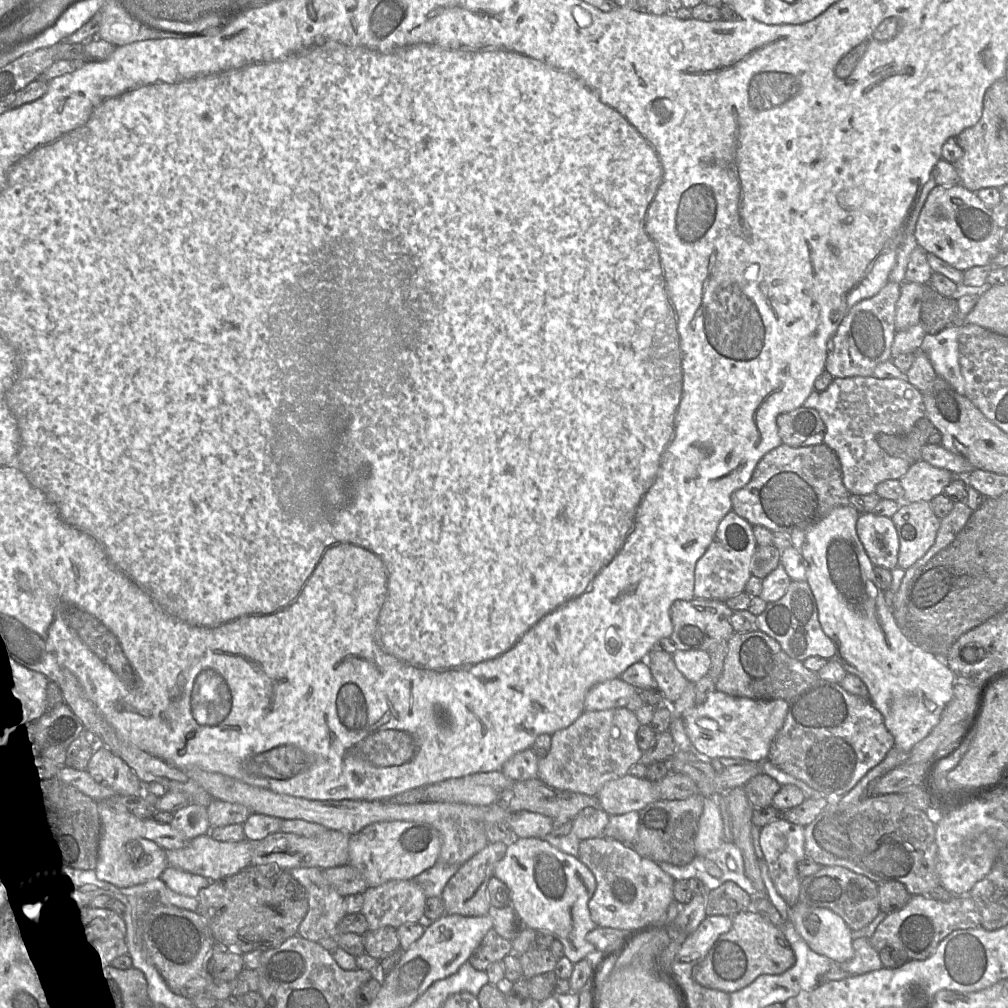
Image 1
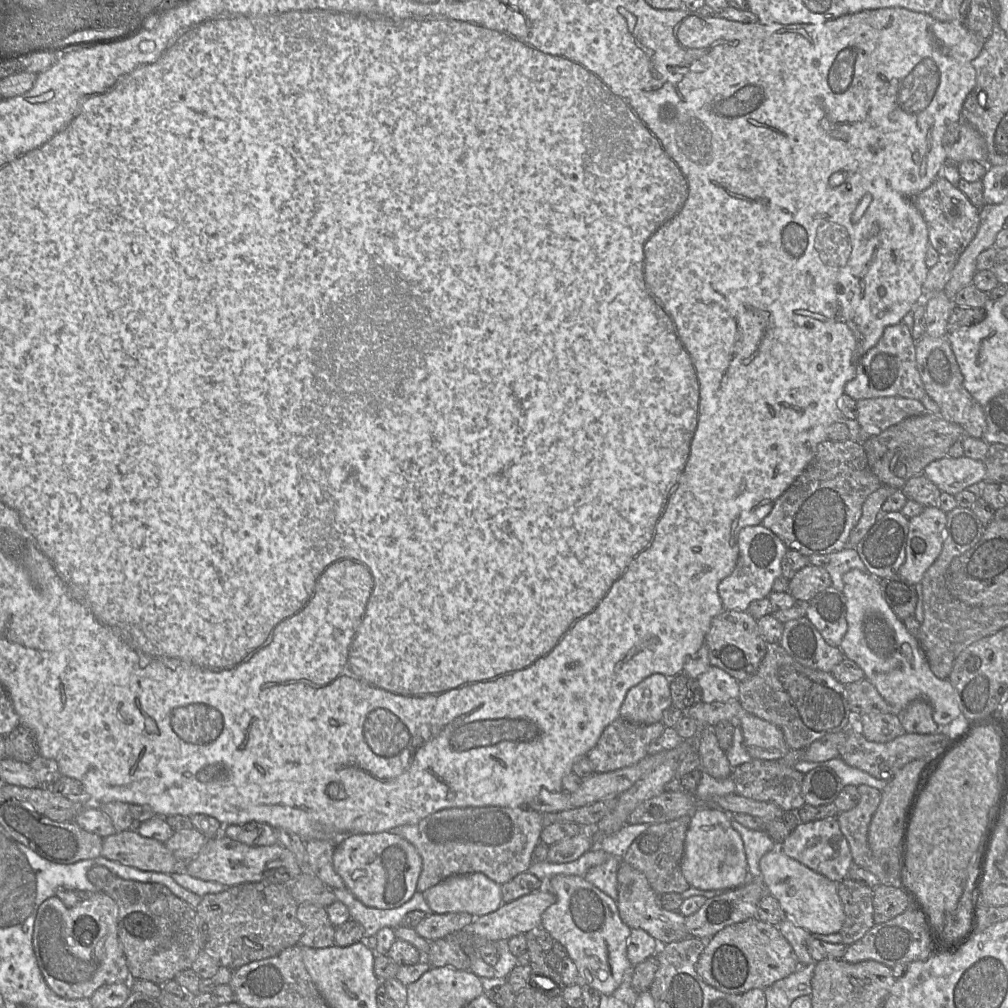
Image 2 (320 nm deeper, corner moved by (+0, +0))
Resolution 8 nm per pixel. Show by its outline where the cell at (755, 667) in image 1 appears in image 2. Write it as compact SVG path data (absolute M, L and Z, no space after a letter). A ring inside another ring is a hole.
M768 643L756 673L739 683L737 699L743 709L779 727L790 750L806 749L819 738L844 730L850 708L845 685L830 672L805 667L779 643Z

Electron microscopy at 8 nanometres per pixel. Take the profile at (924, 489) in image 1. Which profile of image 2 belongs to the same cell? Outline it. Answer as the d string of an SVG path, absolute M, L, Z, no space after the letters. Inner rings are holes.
M947 456L928 464L923 475L941 492L956 495L972 484L983 483L986 480L986 467L980 460Z

